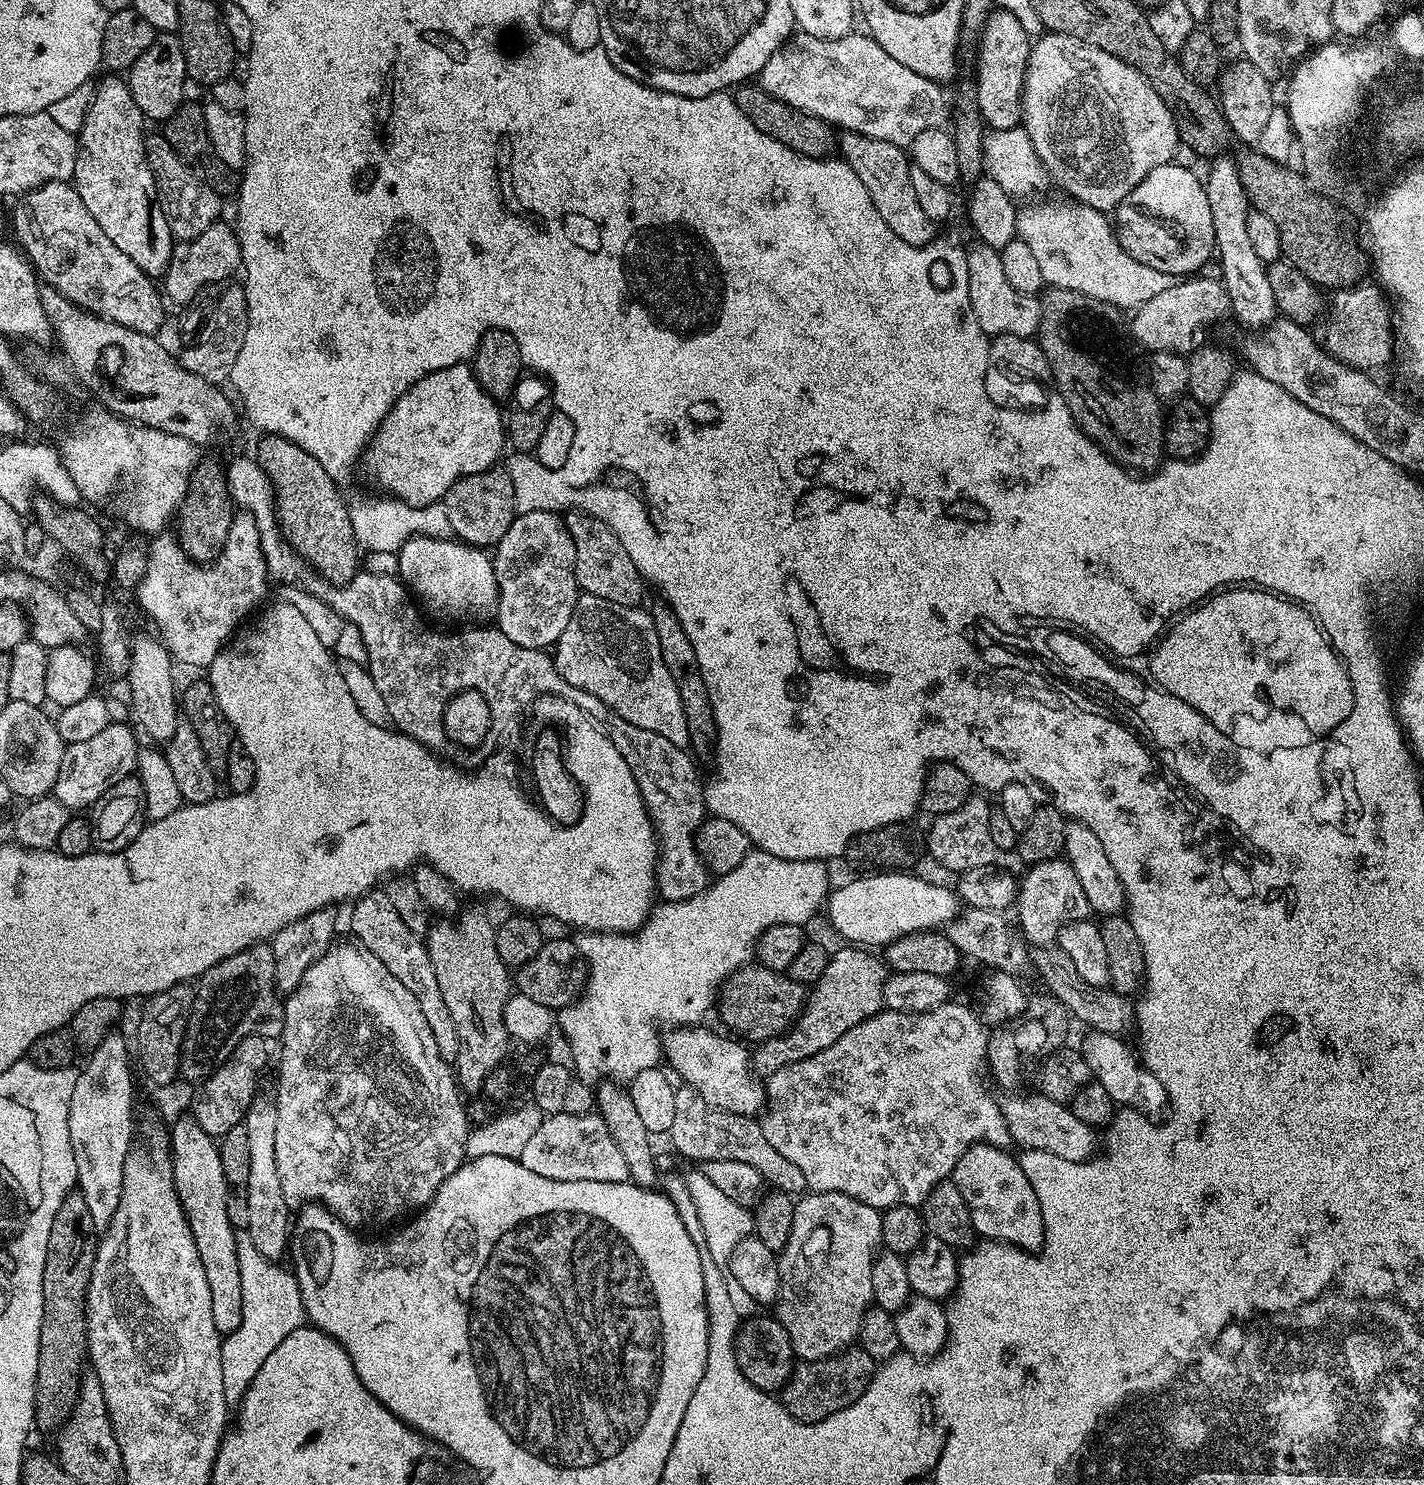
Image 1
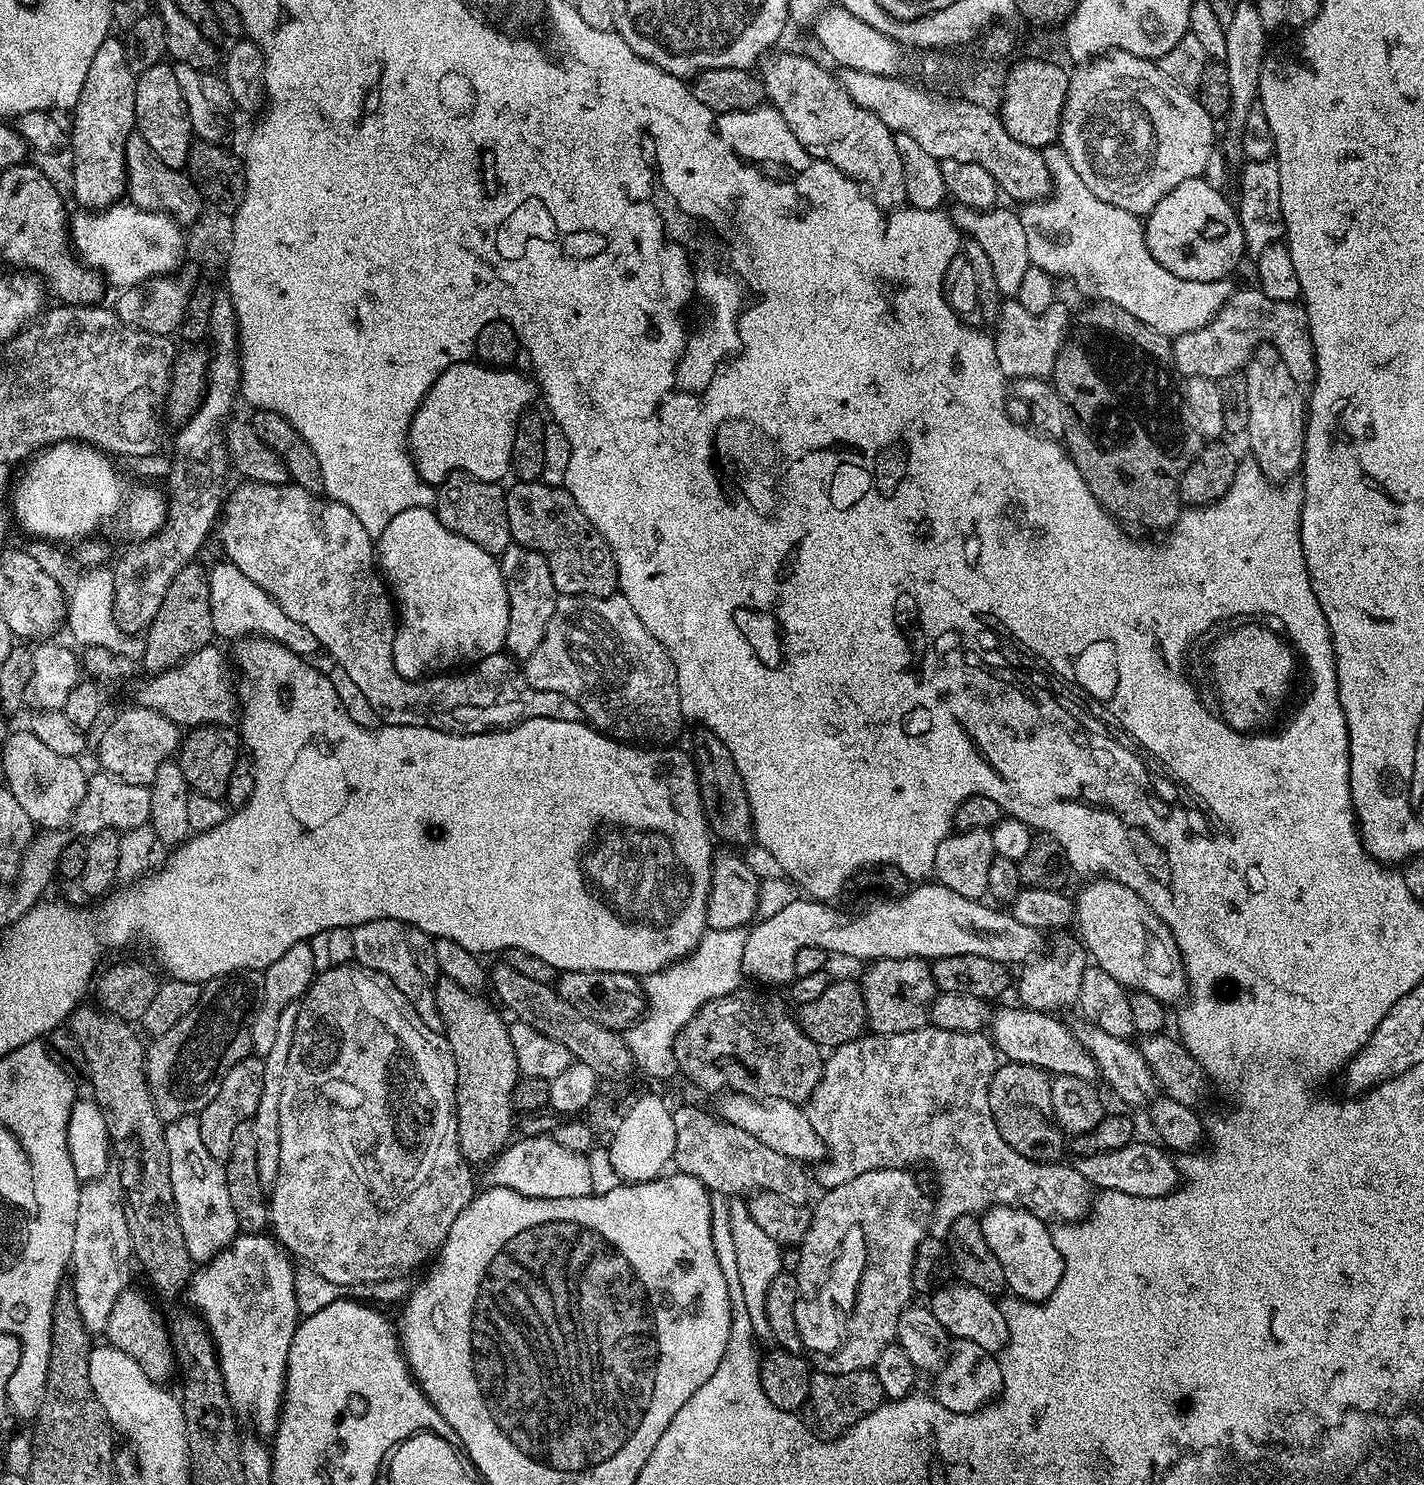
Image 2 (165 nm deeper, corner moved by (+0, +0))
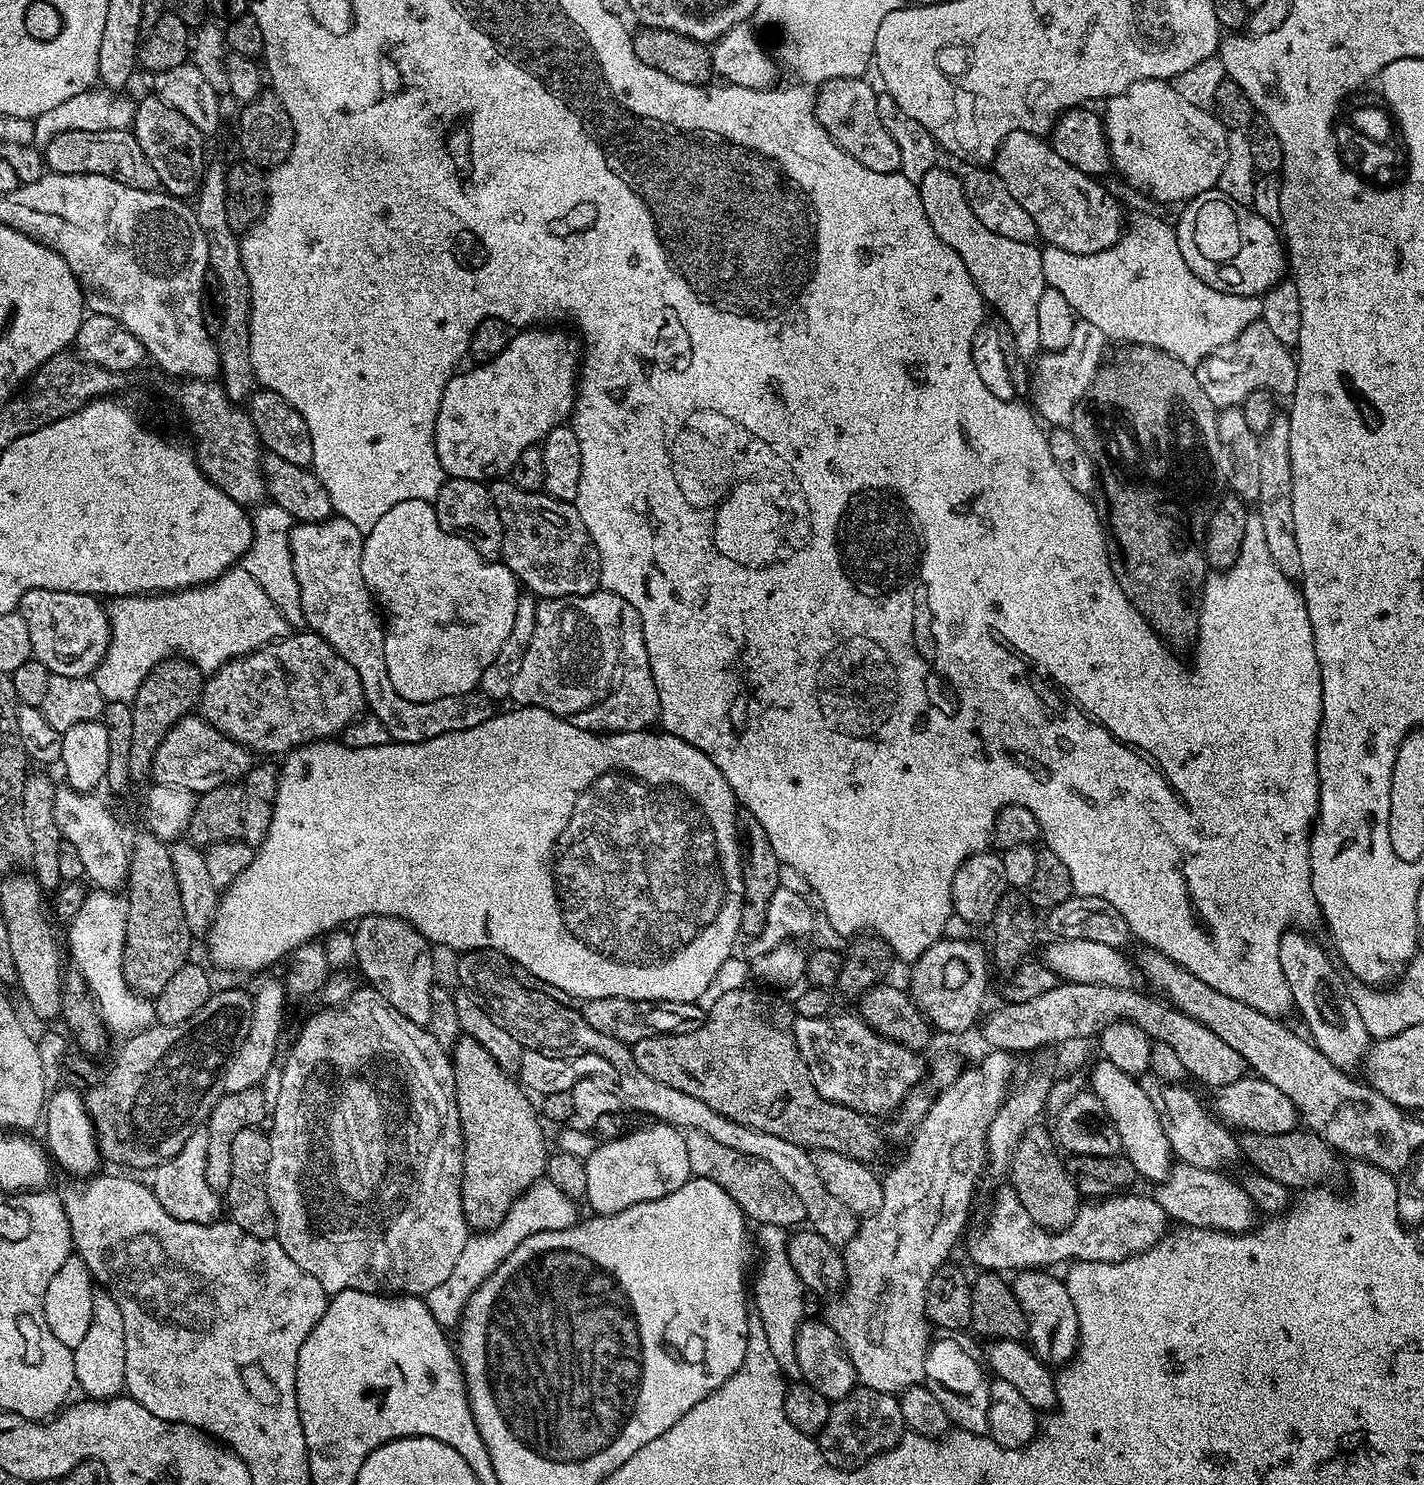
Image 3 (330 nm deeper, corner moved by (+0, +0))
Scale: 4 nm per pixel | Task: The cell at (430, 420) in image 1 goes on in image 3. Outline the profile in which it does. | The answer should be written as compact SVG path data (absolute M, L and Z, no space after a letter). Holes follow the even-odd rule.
M529 326L523 330L517 331L509 339L508 348L502 350L490 361L481 363L479 366L472 366L469 372L457 371L448 380L448 385L444 387L442 402L438 406L438 418L436 419L436 453L438 462L442 462L442 470L451 478L466 478L467 480L479 480L481 482L491 482L497 478L504 478L509 475L518 462L518 454L522 450L539 445L550 430L561 427L571 417L572 409L576 406L576 386L578 383L578 369L582 359L582 348L578 343L577 337L571 331L563 332L560 326Z

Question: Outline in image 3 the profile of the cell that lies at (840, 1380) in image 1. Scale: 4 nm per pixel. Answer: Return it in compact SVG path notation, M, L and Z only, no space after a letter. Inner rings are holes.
M857 1386L849 1396L829 1407L826 1426L818 1433L818 1443L827 1463L847 1469L865 1464L867 1460L897 1447L905 1432L900 1401L893 1393Z

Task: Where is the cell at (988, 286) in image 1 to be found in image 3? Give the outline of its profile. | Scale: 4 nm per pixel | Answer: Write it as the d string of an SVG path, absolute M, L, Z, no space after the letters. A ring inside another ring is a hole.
M1077 319L1070 346L1060 352L1044 352L1035 357L1030 384L1033 389L1036 387L1036 393L1032 396L1031 407L1045 425L1052 428L1068 428L1071 425L1074 406L1078 406L1089 395L1096 374L1105 363L1104 344L1106 345L1106 337L1102 330L1098 330L1098 326Z

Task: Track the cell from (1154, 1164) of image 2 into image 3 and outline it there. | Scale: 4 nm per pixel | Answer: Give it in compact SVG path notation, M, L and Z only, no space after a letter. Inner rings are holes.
M1173 1163L1168 1177L1155 1185L1154 1199L1158 1206L1162 1206L1169 1221L1177 1225L1213 1228L1219 1232L1247 1232L1253 1227L1252 1219L1258 1216L1258 1209L1244 1187L1224 1175L1228 1174L1220 1170L1202 1170L1198 1166Z

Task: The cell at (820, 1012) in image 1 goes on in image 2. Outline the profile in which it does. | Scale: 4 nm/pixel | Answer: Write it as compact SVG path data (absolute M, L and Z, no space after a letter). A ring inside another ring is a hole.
M918 956L873 960L862 979L867 1027L877 1036L906 1034L929 1023L932 1002L938 995L932 965Z

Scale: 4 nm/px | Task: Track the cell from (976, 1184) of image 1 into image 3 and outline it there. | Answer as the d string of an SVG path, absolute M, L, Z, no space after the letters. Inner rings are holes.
M1020 1270L1015 1273L1011 1286L1024 1311L1028 1327L1026 1340L1032 1351L1046 1365L1063 1366L1075 1357L1076 1345L1080 1343L1080 1327L1067 1283L1050 1273L1048 1270Z

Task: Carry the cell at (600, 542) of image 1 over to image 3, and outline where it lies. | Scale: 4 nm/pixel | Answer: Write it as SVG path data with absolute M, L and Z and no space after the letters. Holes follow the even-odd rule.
M508 478L491 481L488 484L488 493L498 510L498 518L502 518L502 563L531 595L553 600L559 596L588 596L601 587L600 552L594 546L575 503L555 500L543 490L524 492Z

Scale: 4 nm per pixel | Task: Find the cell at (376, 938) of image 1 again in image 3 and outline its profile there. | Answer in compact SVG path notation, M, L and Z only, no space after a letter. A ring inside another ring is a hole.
M367 916L355 925L356 937L352 940L352 948L356 951L356 964L365 976L367 983L402 1018L410 1018L410 1022L423 1024L430 1022L433 945L415 928L414 925L399 920L397 916Z

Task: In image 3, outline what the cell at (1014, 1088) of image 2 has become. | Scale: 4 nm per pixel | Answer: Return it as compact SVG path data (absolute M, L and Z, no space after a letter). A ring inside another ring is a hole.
M1033 1126L1016 1144L1010 1161L1010 1169L1012 1168L1010 1187L1018 1194L1022 1206L1026 1206L1026 1214L1030 1214L1030 1218L1038 1222L1038 1226L1049 1232L1059 1232L1061 1228L1068 1228L1070 1222L1074 1222L1082 1197L1068 1174L1065 1161L1053 1137L1049 1133L1048 1136L1040 1126Z

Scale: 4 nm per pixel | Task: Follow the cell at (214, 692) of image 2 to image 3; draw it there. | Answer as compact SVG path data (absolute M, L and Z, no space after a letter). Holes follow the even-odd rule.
M311 630L300 631L304 632L298 633L297 636L295 636L295 634L289 634L283 639L275 640L257 649L255 652L239 656L235 660L227 661L219 669L211 673L211 675L203 681L198 701L198 712L199 715L204 717L204 721L210 726L217 728L222 734L229 736L234 743L240 744L243 748L247 748L256 754L265 752L265 754L268 755L265 757L268 758L276 758L272 756L278 755L277 757L279 757L281 754L287 754L294 748L300 748L304 744L312 743L313 740L326 740L339 737L344 728L353 720L357 719L366 708L362 682L358 678L358 670L354 670L354 666L350 666L350 662L346 662L346 658L342 658L342 654L338 654L334 650L334 646L330 646L325 642L318 633Z

